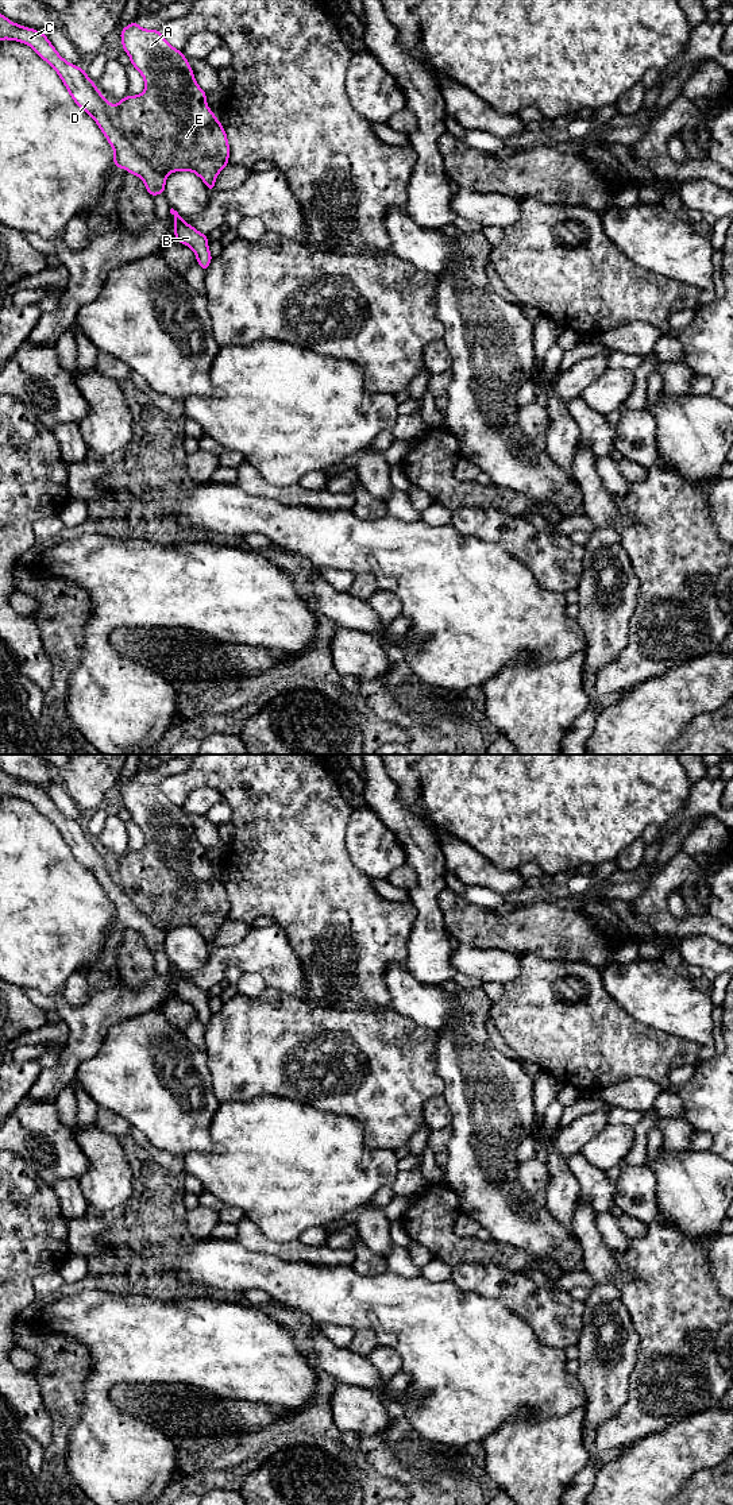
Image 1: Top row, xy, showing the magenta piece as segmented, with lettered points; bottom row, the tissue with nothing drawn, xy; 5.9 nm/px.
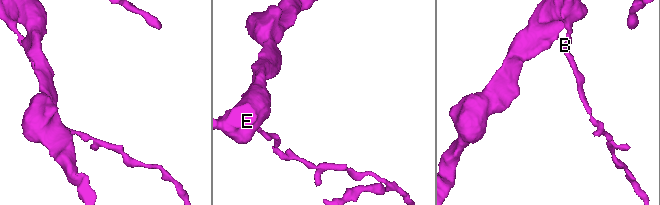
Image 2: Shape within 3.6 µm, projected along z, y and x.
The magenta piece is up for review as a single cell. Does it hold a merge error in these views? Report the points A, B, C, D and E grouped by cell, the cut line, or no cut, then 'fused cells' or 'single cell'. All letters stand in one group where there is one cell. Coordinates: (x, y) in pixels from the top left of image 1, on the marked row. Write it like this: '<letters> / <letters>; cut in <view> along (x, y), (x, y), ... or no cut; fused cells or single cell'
A E / B C D; cut in xy along (112, 108), (115, 123), (130, 145), (155, 170), (166, 174); fused cells

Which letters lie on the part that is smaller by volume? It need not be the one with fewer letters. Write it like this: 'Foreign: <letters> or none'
Foreign: B, C, D

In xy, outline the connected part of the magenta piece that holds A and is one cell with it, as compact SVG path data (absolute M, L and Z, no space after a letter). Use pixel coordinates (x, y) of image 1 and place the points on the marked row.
M134 20L120 32L123 51L131 58L144 78L146 89L139 96L127 96L113 107L113 117L120 132L131 143L134 150L158 173L169 174L178 170L196 173L207 185L209 192L215 192L217 174L228 165L229 146L225 131L215 117L205 101L207 93L197 85L193 70L182 51L170 46L159 30L144 30Z

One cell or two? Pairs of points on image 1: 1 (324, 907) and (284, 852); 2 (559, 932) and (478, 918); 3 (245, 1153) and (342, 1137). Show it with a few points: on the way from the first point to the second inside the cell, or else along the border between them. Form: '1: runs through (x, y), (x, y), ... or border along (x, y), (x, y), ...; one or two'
1: runs through (316, 894), (292, 865); one
2: runs through (539, 930), (498, 930); one
3: runs through (269, 1153), (317, 1153); one

